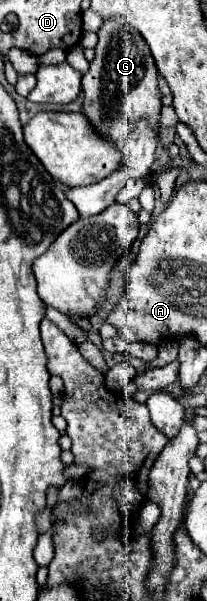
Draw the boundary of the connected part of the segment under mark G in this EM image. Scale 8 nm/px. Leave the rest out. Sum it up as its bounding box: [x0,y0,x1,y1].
[82,17,162,147]

